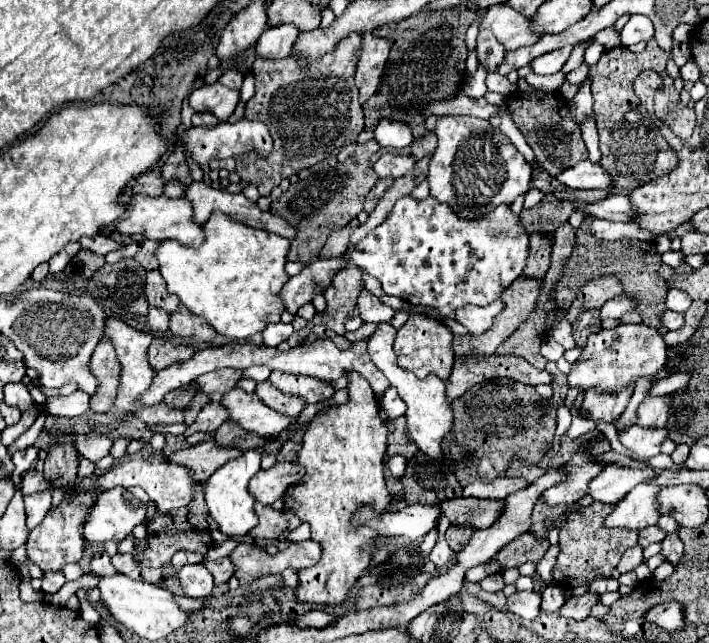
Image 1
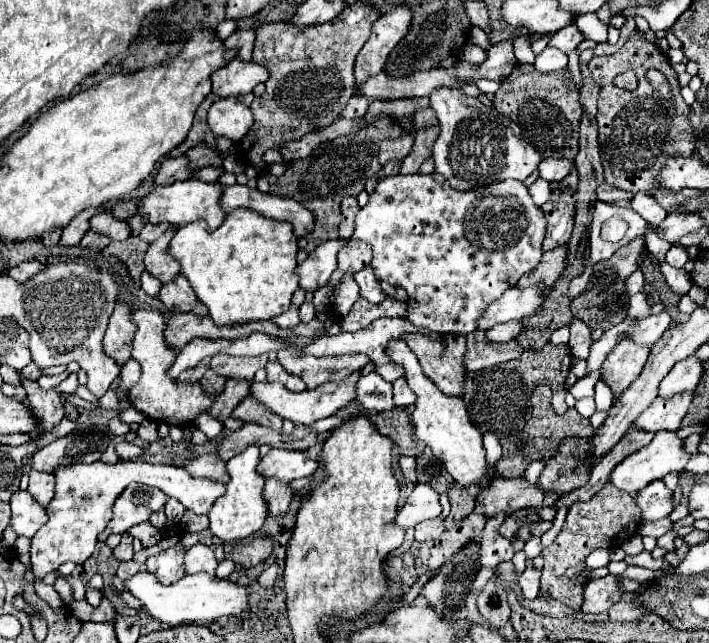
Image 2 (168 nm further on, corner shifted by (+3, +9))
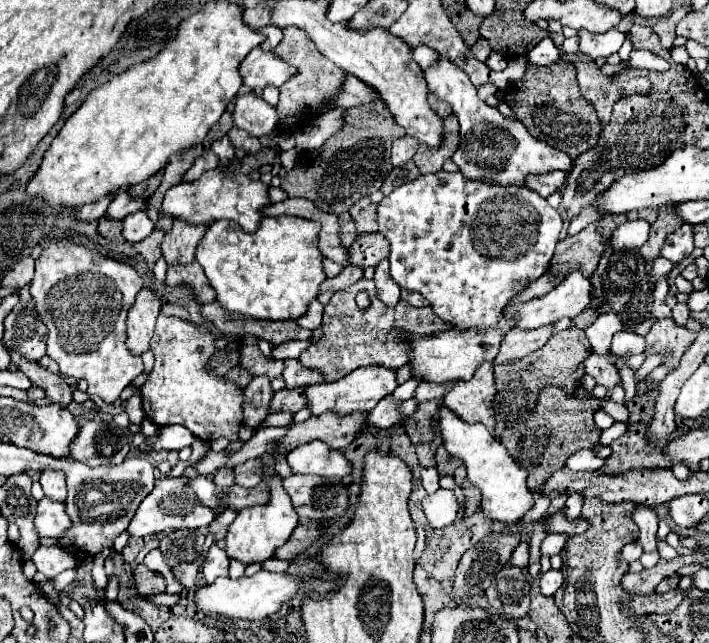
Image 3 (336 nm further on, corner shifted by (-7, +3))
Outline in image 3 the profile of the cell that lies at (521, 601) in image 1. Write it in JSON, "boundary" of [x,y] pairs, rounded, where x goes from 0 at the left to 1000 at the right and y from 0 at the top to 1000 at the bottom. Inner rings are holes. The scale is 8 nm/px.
{"boundary":[[[773,886],[762,893],[762,921],[767,927],[781,927],[787,914],[795,911],[795,893],[790,886]]]}

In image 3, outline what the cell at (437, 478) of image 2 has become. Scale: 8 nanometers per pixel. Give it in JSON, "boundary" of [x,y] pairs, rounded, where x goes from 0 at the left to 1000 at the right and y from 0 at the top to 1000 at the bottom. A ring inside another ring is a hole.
{"boundary":[[[626,694],[618,697],[618,703],[615,703],[615,719],[618,719],[618,734],[621,734],[621,740],[638,740],[640,731],[643,731],[646,725],[652,725],[652,715],[643,715],[640,709],[632,709],[632,703],[629,703]]]}

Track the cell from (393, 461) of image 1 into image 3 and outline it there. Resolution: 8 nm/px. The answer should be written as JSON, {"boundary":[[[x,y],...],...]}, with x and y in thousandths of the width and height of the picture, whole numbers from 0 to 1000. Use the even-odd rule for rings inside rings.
{"boundary":[[[598,728],[595,731],[595,756],[598,756],[598,762],[604,765],[604,768],[609,768],[609,765],[615,765],[618,759],[621,759],[621,753],[618,753],[618,731],[615,728]]]}

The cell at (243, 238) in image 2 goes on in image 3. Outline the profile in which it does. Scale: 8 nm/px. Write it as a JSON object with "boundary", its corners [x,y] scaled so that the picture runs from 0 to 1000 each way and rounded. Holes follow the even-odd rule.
{"boundary":[[[389,336],[389,339],[372,339],[370,351],[364,355],[364,361],[358,364],[347,364],[336,348],[327,348],[327,342],[305,342],[293,351],[293,361],[288,364],[288,370],[282,373],[279,386],[276,386],[276,404],[279,411],[288,417],[296,445],[305,451],[305,463],[307,470],[322,482],[322,485],[333,485],[333,488],[344,488],[344,491],[355,491],[355,495],[367,495],[367,498],[417,498],[423,491],[429,491],[434,485],[434,473],[451,457],[451,442],[460,435],[460,426],[454,420],[454,392],[449,389],[449,364],[451,364],[451,348],[446,348],[443,342],[429,342],[429,339],[417,339],[417,336]]]}

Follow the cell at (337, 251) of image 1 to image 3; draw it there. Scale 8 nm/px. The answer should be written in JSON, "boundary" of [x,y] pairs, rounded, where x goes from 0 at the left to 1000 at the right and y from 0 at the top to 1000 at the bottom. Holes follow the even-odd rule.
{"boundary":[[[522,308],[505,311],[505,314],[494,323],[494,333],[496,333],[499,345],[502,345],[505,364],[530,361],[530,358],[533,358],[533,348],[530,348],[530,317],[528,317]]]}

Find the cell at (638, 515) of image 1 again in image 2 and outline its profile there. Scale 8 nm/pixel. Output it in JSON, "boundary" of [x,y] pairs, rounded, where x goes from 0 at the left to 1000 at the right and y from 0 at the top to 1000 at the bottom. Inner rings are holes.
{"boundary":[[[922,747],[914,756],[908,756],[897,774],[897,787],[903,790],[906,809],[928,809],[942,802],[948,790],[948,765],[937,756],[934,747]]]}

